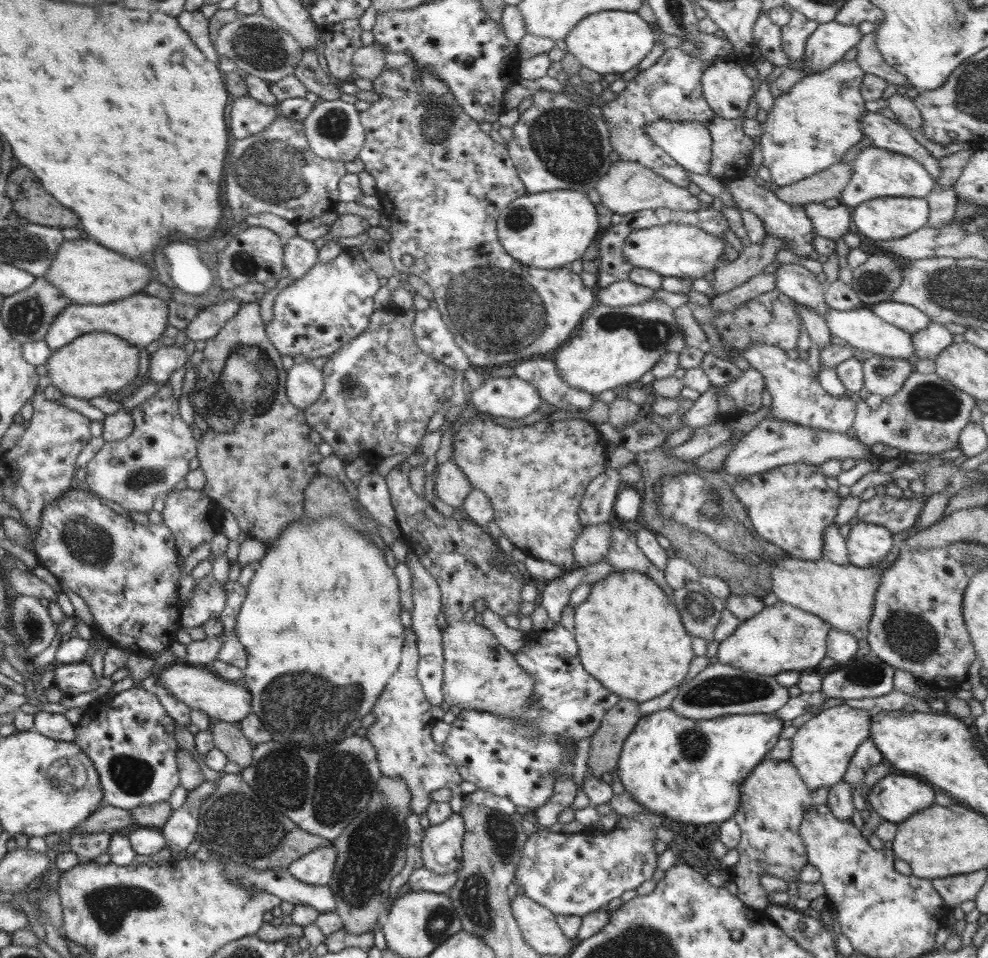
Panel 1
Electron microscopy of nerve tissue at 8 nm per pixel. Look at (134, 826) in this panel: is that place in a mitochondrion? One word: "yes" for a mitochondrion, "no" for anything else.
no

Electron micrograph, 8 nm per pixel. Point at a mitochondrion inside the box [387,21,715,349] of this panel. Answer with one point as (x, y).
(567, 145)

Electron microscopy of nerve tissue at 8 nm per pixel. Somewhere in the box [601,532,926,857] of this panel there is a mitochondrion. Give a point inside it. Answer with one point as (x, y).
(720, 689)

